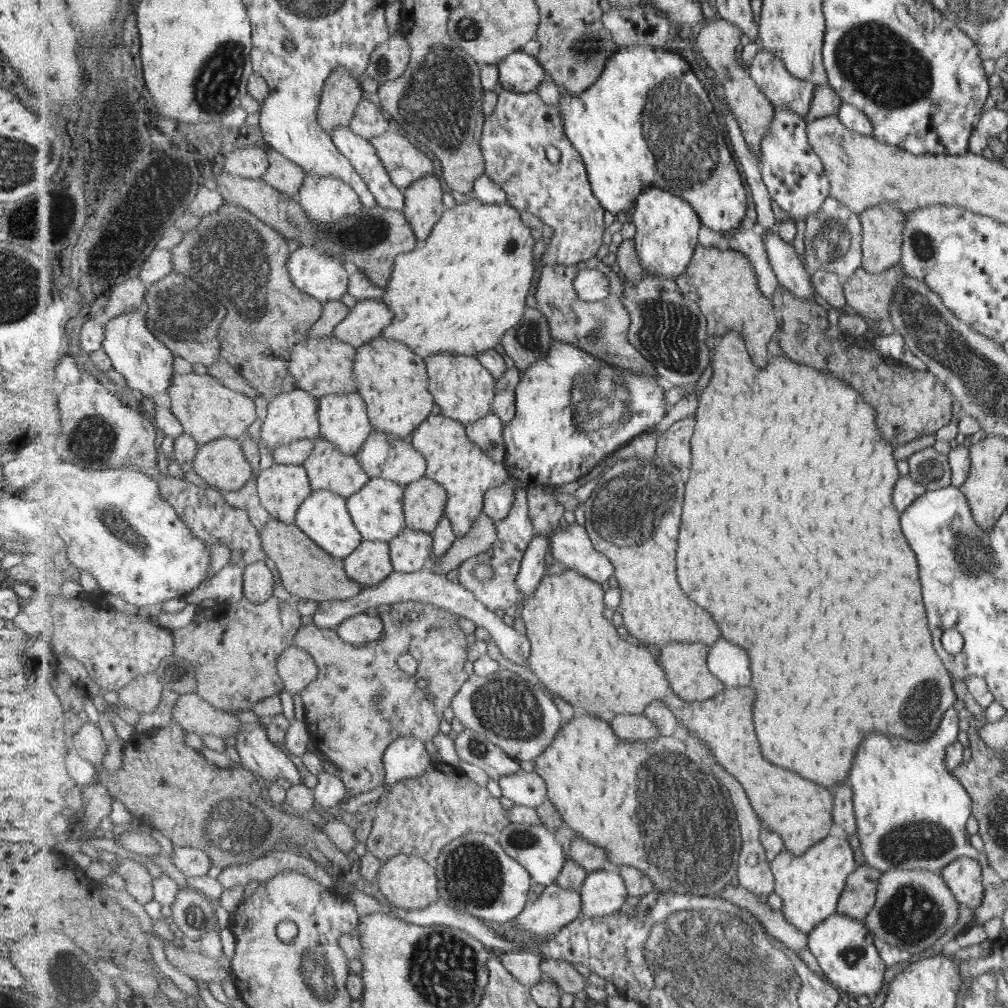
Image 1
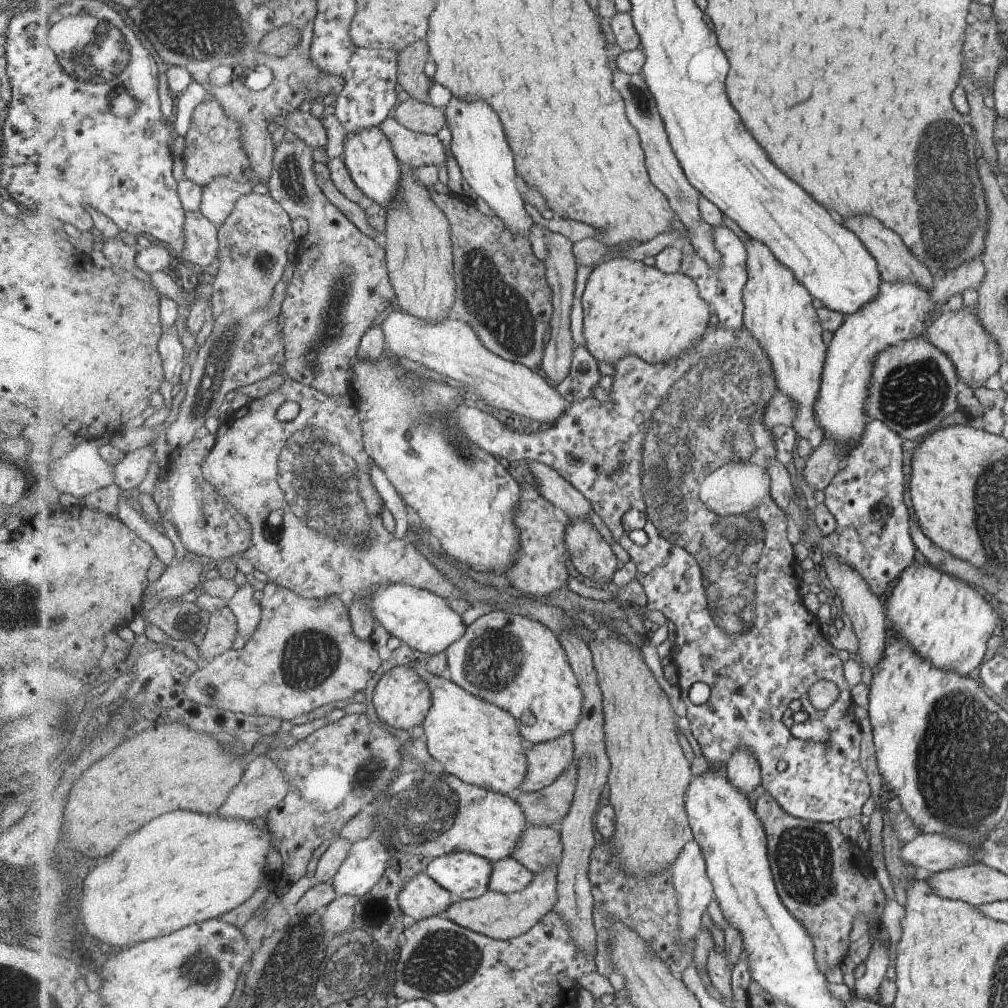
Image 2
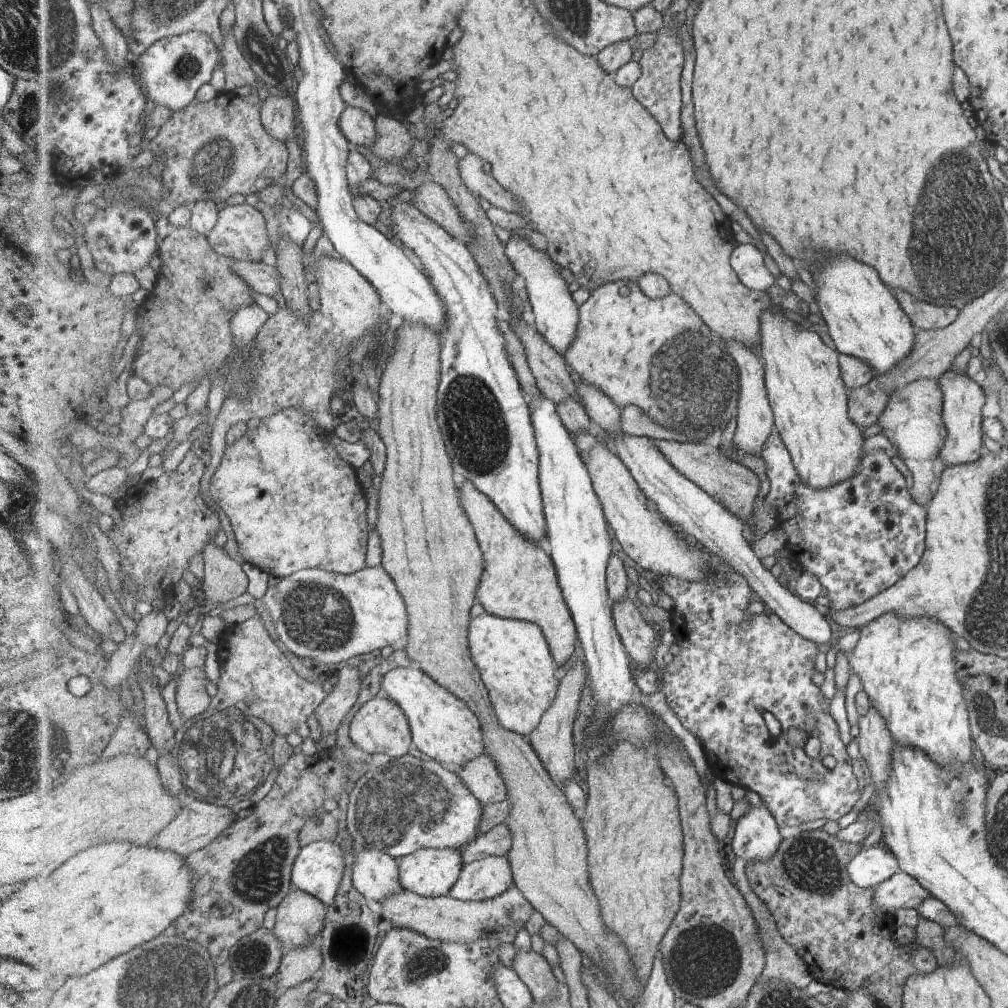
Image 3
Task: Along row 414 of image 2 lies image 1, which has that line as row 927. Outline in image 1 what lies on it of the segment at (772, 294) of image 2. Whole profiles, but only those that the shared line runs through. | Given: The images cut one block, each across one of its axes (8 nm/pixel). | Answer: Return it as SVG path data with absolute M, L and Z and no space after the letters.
M835 836L824 838L801 856L783 850L771 866L776 878L774 893L784 900L782 912L791 924L807 935L838 912L838 902L847 889L849 877L859 867L849 840Z

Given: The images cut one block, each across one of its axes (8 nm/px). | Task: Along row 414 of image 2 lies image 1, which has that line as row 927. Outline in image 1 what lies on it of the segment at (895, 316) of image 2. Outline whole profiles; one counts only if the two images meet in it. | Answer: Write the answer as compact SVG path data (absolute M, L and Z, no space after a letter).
M837 912L810 932L808 948L828 980L835 983L846 997L869 996L884 988L886 970L874 938L864 921Z

